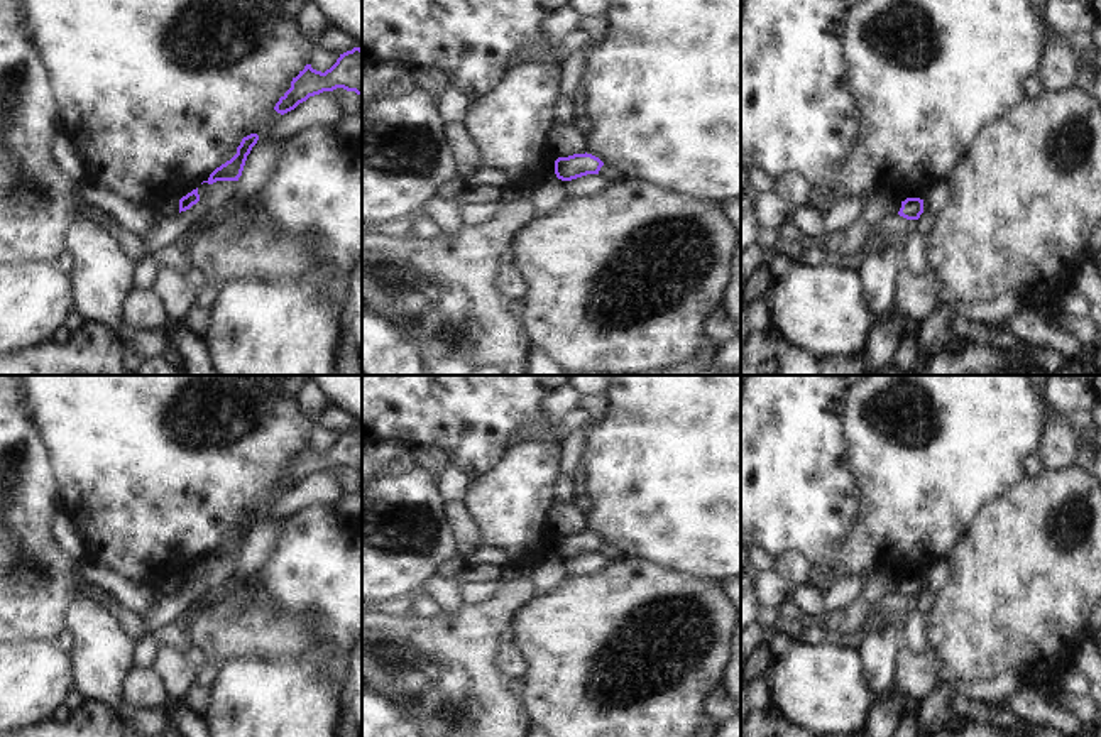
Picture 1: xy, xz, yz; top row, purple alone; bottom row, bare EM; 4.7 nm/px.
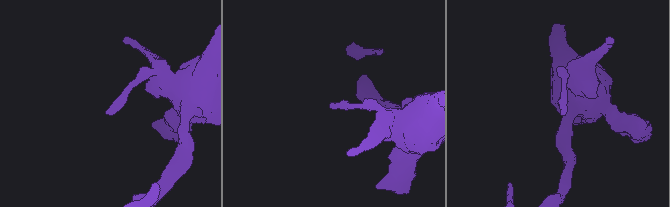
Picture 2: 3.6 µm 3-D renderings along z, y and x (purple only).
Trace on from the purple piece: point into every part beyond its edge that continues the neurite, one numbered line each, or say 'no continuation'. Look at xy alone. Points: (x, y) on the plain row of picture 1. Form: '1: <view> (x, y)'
no continuation

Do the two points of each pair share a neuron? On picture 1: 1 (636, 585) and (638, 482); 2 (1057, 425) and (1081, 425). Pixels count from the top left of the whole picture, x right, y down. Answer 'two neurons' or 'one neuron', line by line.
1: two neurons
2: two neurons

